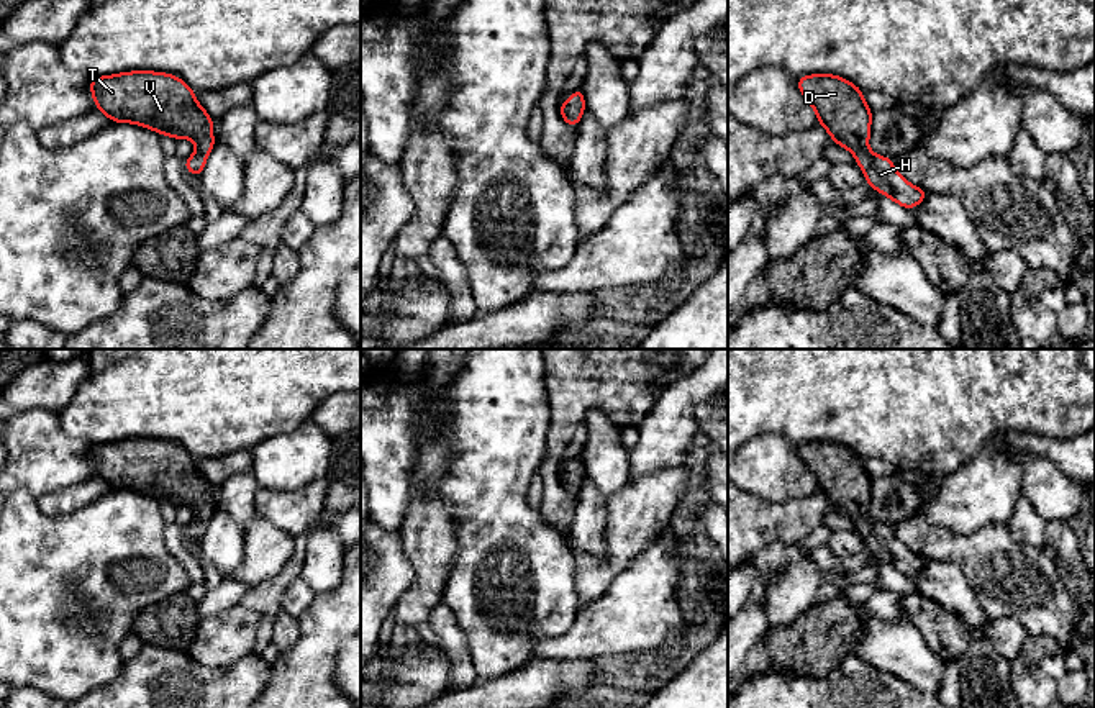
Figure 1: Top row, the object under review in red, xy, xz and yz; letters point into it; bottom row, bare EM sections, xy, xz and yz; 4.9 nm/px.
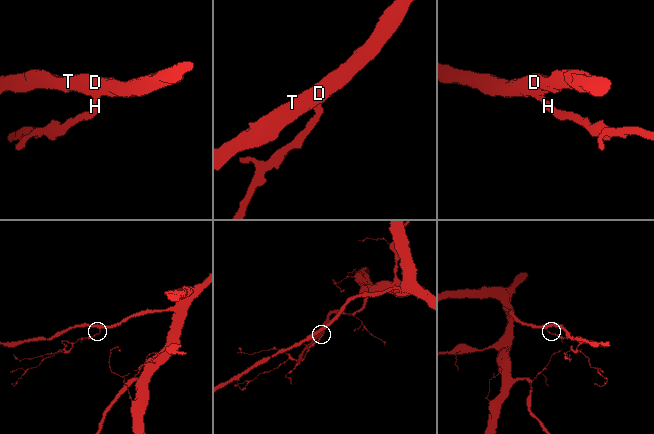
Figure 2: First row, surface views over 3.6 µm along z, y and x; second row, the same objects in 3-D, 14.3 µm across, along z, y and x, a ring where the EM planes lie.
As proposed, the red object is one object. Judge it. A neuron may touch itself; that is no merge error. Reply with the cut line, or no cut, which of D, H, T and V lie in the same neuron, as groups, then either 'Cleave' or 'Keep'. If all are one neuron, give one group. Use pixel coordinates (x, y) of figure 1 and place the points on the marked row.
No split. Groups: D H T V. Keep

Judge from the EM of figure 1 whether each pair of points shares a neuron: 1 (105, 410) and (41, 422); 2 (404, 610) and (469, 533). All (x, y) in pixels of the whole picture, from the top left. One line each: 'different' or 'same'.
1: different
2: different

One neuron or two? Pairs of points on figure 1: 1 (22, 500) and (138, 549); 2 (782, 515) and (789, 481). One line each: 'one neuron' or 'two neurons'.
1: one neuron
2: two neurons

